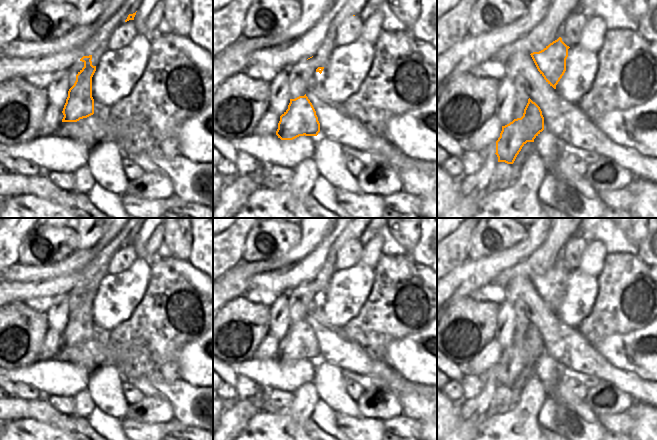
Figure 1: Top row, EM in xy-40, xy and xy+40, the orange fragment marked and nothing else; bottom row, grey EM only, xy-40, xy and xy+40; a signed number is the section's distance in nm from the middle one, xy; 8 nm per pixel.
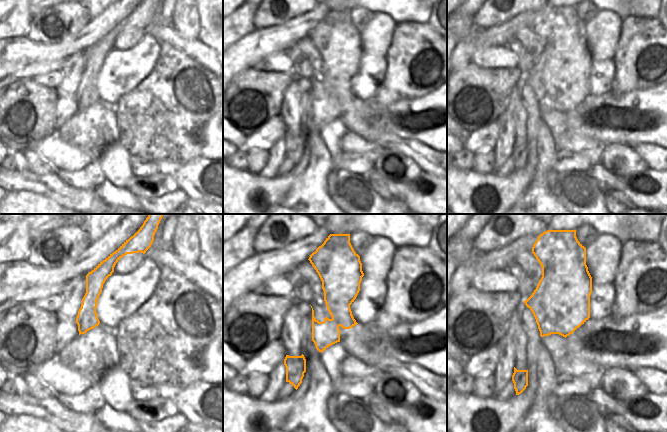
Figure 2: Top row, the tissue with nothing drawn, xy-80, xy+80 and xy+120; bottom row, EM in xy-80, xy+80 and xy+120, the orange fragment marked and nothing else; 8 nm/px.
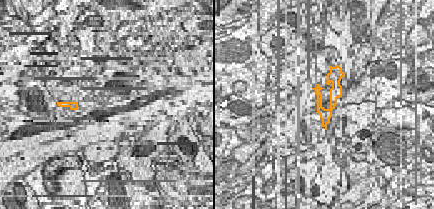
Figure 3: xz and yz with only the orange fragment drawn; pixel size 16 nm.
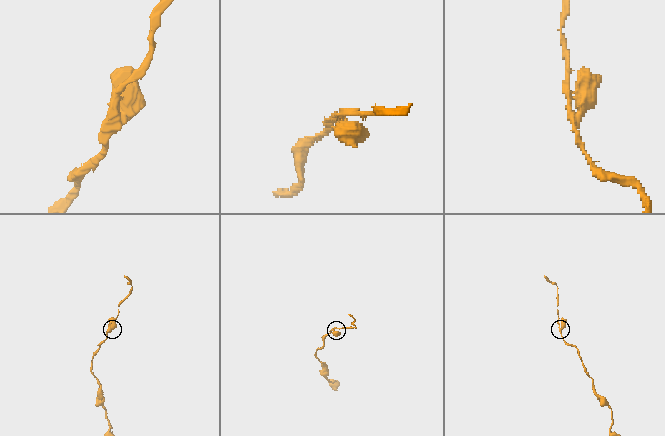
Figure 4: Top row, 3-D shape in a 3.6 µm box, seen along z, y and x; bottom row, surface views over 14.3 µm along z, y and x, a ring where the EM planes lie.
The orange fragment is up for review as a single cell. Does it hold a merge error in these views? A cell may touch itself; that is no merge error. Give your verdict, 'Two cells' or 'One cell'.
Two cells

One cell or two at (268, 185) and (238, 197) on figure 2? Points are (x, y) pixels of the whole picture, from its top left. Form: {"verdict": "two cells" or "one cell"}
{"verdict": "one cell"}

